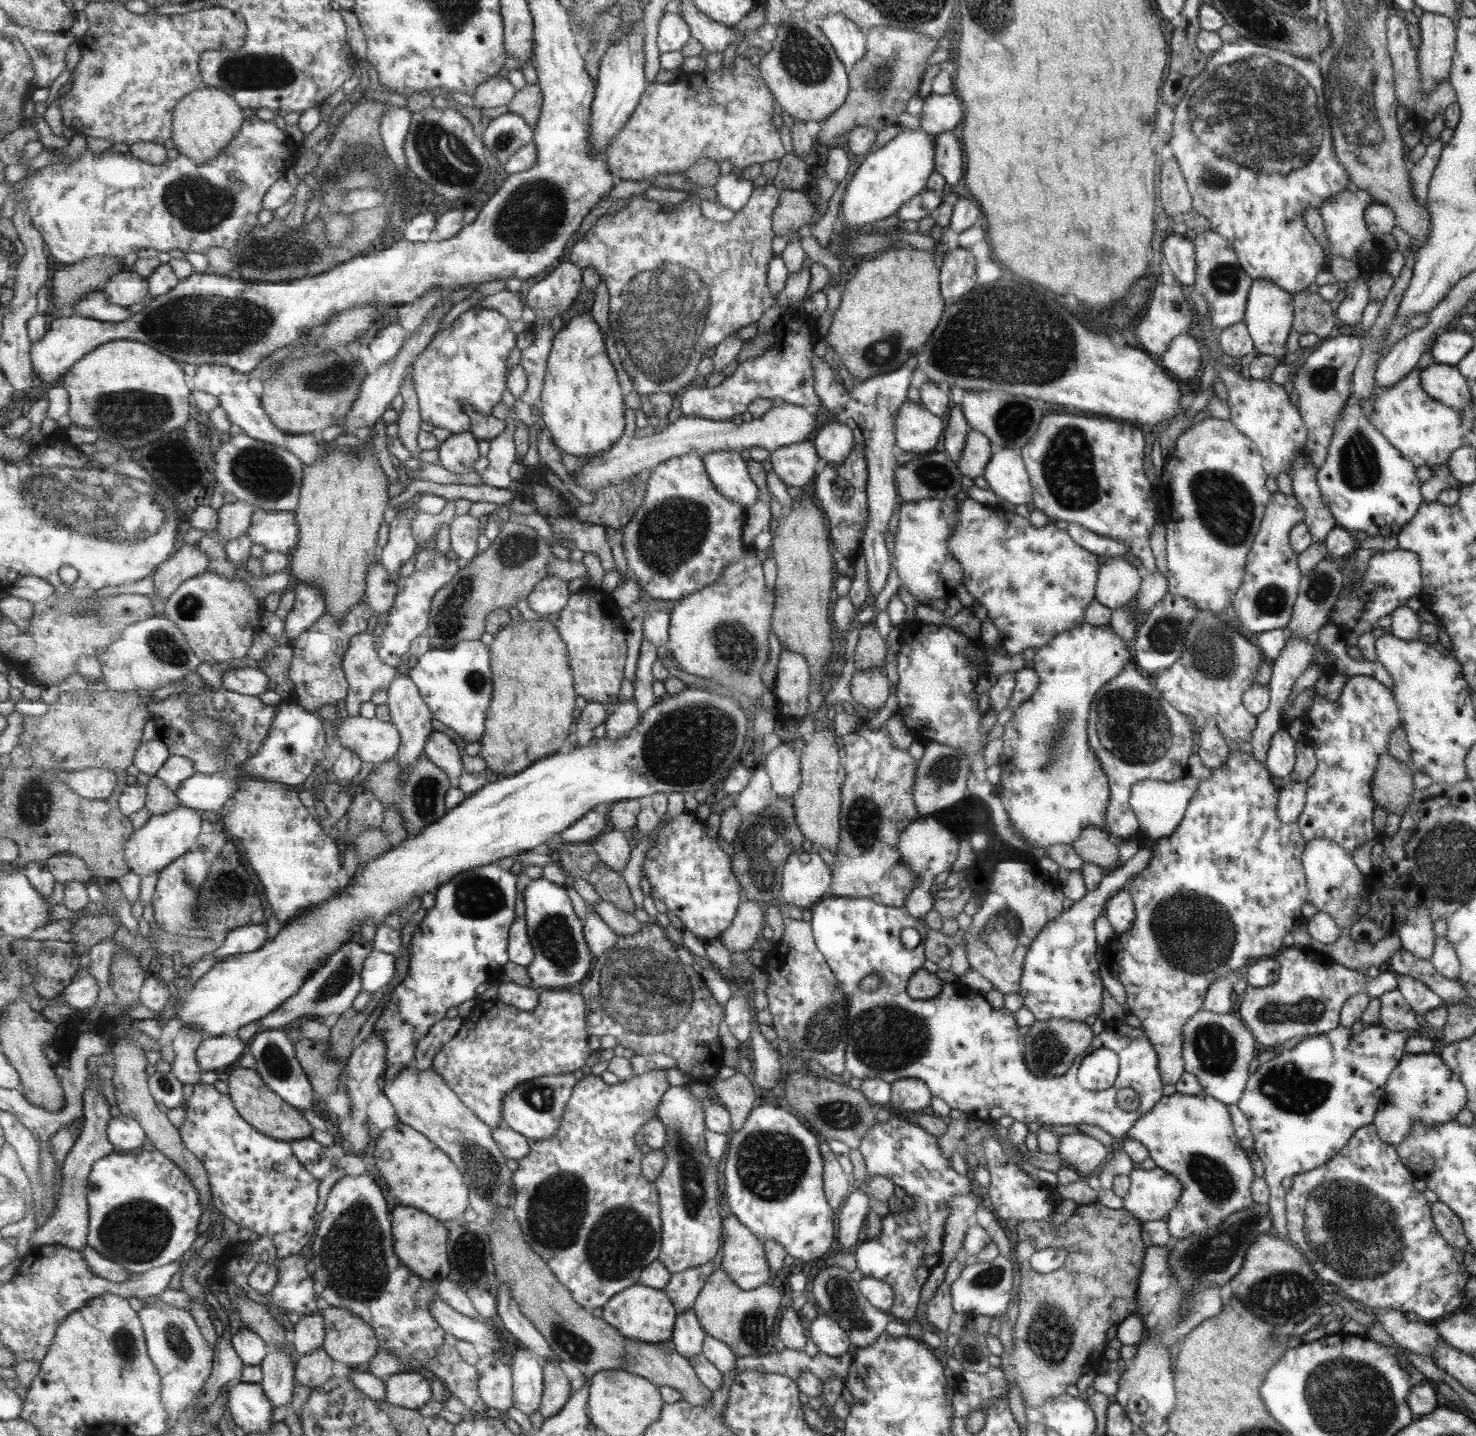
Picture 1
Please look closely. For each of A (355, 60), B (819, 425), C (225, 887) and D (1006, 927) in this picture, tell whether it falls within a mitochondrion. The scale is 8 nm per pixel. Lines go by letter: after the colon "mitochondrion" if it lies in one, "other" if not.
A: other
B: other
C: mitochondrion
D: mitochondrion

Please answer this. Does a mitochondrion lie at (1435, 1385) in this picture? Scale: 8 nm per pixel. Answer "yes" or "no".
no

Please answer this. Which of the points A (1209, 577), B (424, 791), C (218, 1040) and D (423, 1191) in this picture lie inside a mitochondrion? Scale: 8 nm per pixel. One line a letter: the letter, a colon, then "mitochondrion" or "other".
A: other
B: mitochondrion
C: other
D: other

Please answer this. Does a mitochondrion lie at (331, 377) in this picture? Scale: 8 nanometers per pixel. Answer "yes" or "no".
yes

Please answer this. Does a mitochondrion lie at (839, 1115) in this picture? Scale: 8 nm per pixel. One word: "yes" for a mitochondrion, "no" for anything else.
yes

